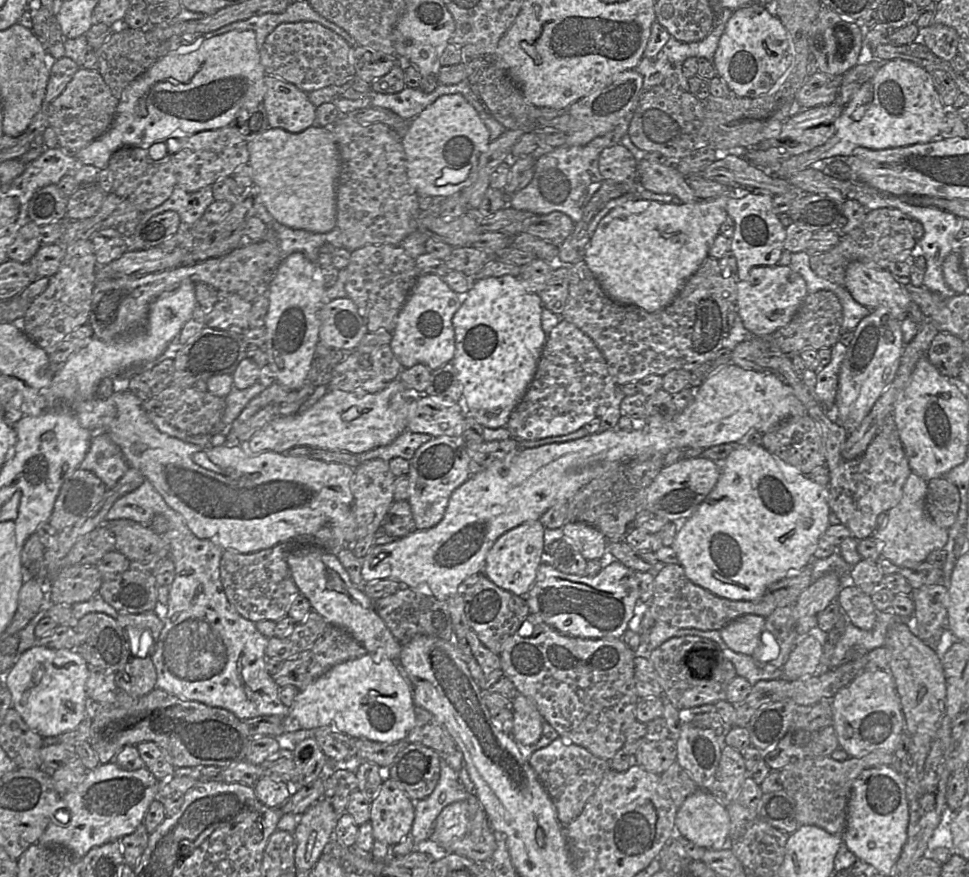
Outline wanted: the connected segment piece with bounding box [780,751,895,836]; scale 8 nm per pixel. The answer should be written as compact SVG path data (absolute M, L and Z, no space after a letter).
M873 751L860 757L836 761L828 757L806 757L780 770L783 789L794 799L801 825L815 825L833 835L842 836L847 824L848 802L854 780L866 769L891 766L894 754Z

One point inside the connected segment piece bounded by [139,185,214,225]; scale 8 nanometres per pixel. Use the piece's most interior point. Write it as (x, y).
(190, 206)

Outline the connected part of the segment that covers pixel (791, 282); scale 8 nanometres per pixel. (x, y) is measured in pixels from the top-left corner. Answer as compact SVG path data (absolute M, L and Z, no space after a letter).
M789 265L755 266L747 280L737 281L737 314L749 332L763 337L787 326L807 294L805 280Z

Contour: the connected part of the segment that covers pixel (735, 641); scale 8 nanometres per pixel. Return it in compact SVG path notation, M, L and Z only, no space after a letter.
M742 615L719 630L720 636L732 651L752 656L764 624L765 618L762 616Z

